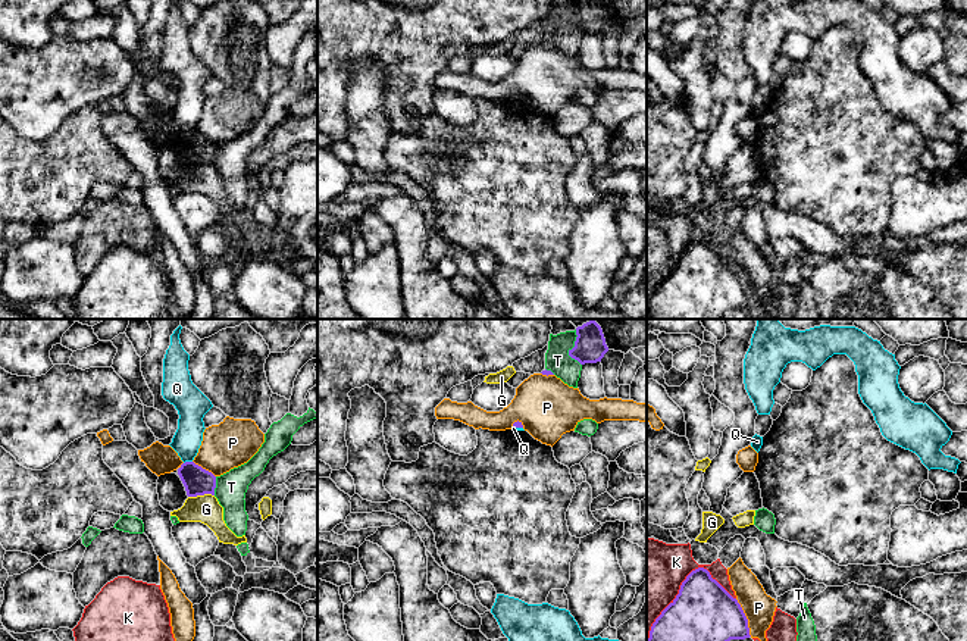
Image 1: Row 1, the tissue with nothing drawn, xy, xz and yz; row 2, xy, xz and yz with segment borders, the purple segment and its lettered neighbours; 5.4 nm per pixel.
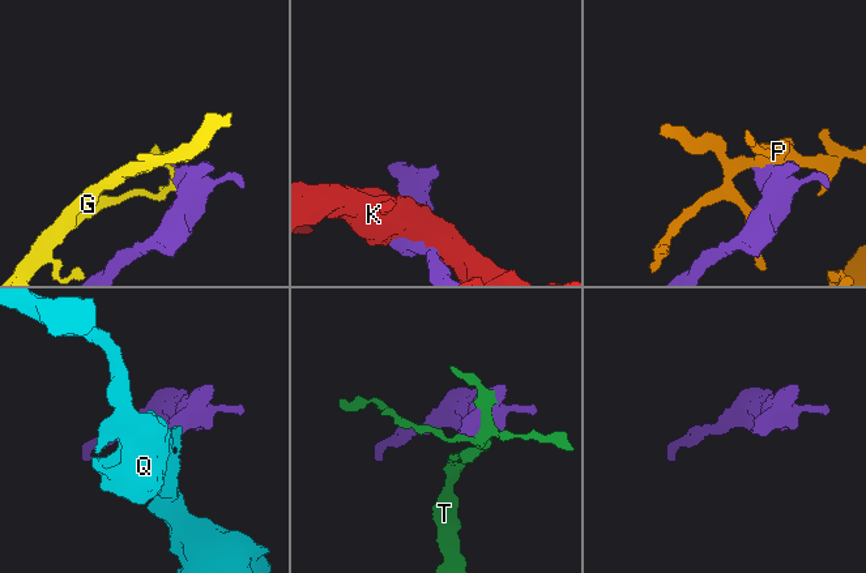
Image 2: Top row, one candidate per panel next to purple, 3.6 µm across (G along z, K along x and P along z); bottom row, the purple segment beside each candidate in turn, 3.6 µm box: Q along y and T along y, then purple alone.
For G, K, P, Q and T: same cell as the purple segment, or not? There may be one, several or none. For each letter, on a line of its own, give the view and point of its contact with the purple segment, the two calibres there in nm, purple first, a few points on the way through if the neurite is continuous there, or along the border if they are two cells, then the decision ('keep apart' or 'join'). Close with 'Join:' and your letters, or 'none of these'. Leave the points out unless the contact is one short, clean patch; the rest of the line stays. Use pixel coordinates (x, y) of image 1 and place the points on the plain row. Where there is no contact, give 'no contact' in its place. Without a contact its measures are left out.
G: contact xy (200, 165); calibres 160 and 160 nm; keep apart
K: contact yz (682, 255); calibres 380 and 380 nm; keep apart
P: contact yz (745, 288); calibres 380 and 170 nm; keep apart
Q: contact xy (187, 133); calibres 160 and 160 nm; border xy (191, 131), (184, 134); keep apart
T: contact xz (572, 19); calibres 180 and 140 nm; keep apart
Join: none of these

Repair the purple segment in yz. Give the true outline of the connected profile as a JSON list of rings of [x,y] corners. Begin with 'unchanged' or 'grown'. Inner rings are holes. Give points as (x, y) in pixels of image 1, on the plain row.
unchanged; [[[698,238],[653,294],[648,315],[653,319],[722,319],[730,310],[749,307],[738,271],[707,240]]]

